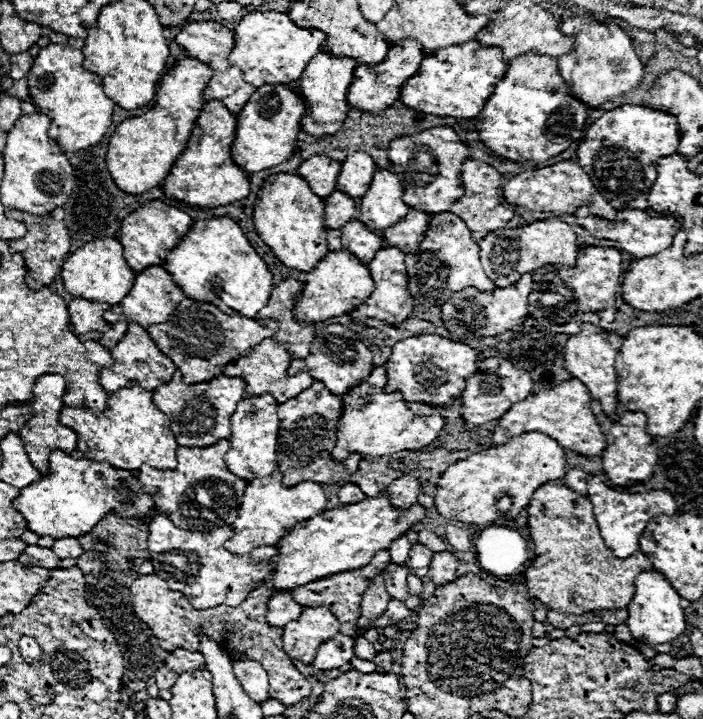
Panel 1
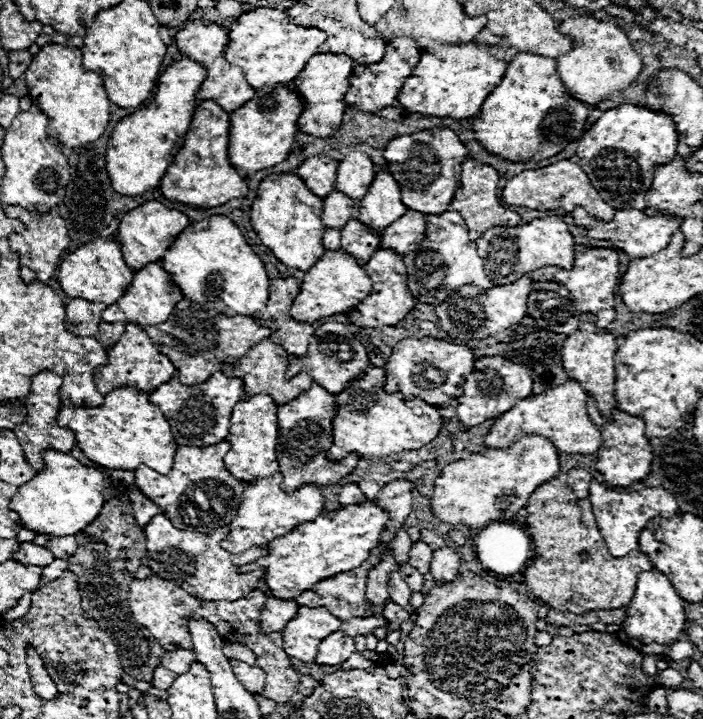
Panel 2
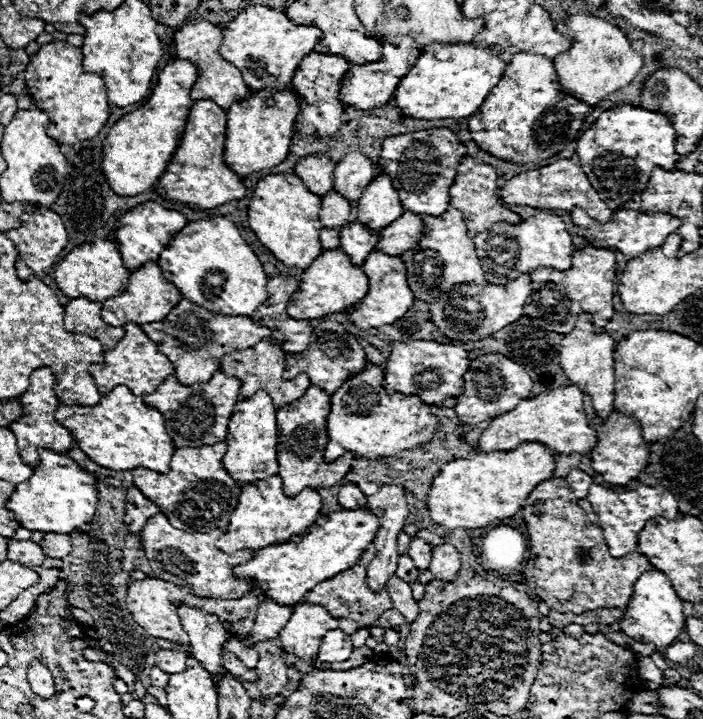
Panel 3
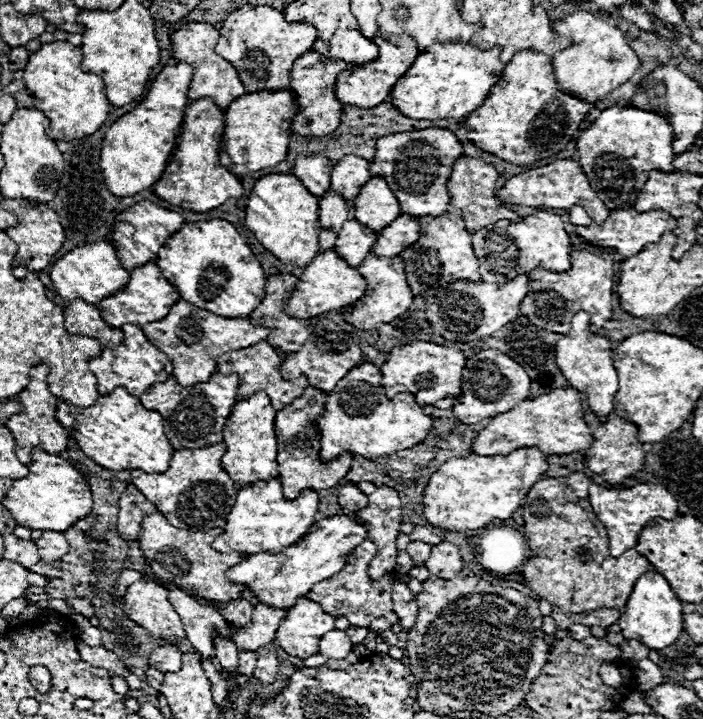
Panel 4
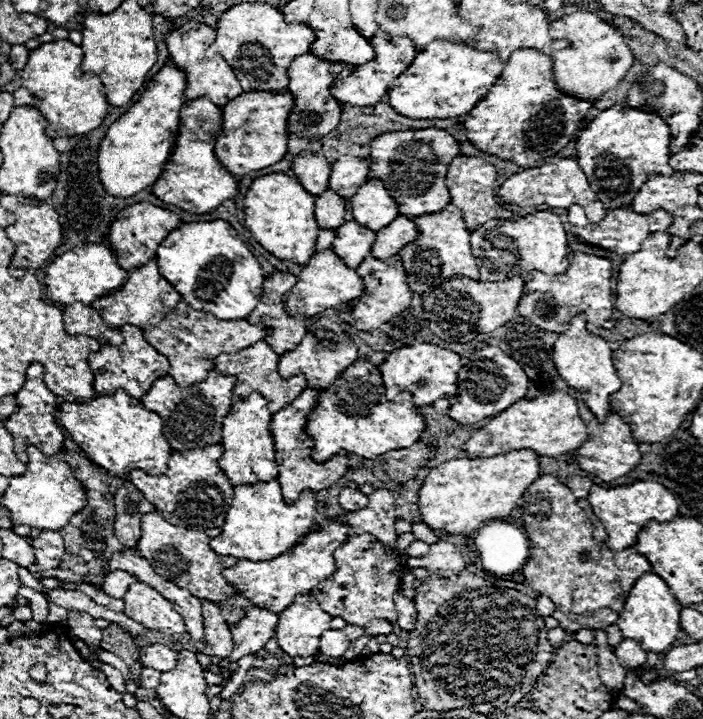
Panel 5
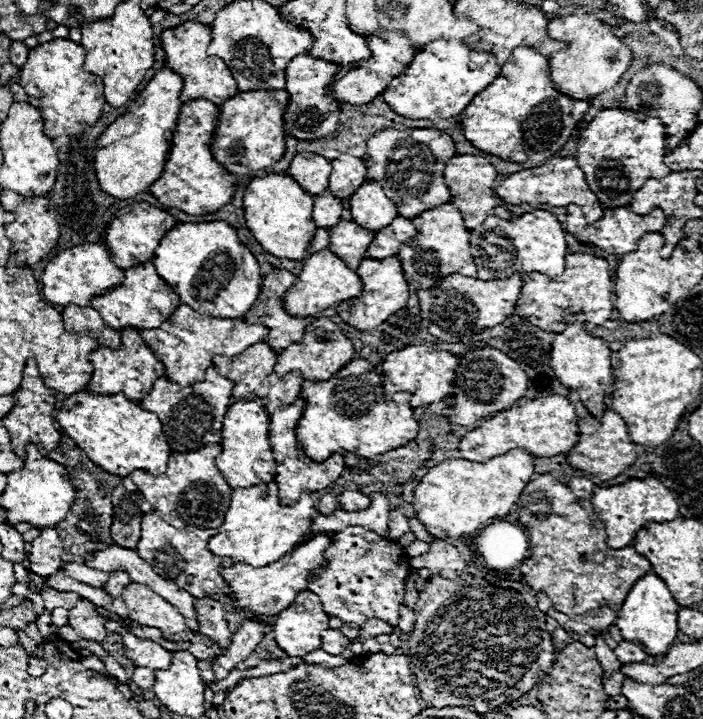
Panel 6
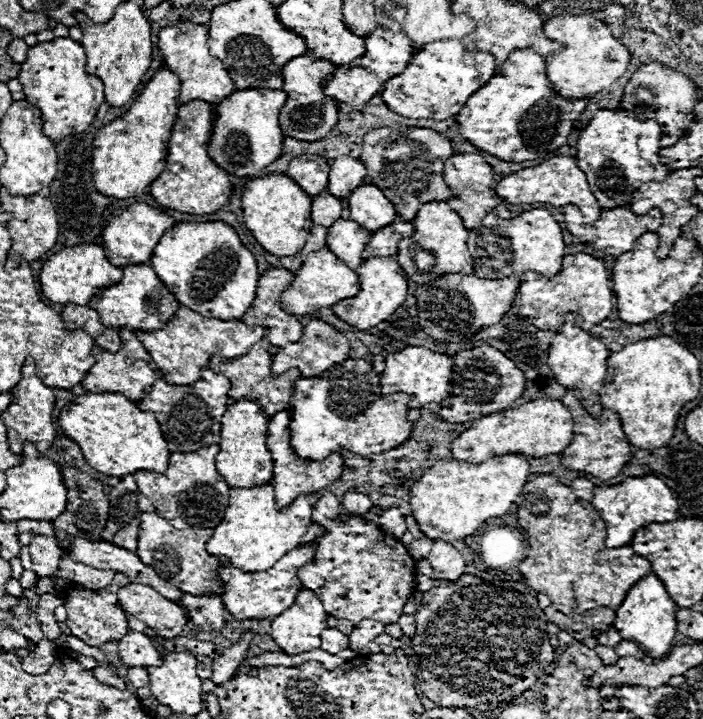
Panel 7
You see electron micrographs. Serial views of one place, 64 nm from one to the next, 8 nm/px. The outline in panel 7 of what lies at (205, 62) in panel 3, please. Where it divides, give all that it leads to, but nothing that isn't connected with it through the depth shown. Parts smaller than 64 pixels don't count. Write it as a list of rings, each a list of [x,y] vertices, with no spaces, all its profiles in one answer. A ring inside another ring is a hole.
[[[192,22],[166,26],[158,34],[158,48],[164,56],[164,64],[170,72],[174,72],[180,78],[180,96],[178,96],[180,104],[186,104],[190,100],[204,100],[210,104],[218,104],[222,98],[230,96],[236,90],[224,64],[210,54],[206,40],[208,40],[206,28],[202,24]]]

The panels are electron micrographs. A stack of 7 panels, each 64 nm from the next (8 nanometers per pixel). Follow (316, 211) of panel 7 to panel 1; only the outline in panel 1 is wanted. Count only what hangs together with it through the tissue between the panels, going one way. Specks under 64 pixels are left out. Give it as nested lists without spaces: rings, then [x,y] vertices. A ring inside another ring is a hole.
[[[334,190],[330,196],[324,198],[324,224],[328,228],[340,230],[346,222],[354,218],[354,212],[356,212],[356,202],[344,192]]]

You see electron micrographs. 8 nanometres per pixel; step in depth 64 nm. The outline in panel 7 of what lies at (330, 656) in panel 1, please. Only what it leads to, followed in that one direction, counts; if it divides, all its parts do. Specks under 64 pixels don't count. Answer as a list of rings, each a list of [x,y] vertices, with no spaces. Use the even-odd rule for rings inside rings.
[[[326,628],[322,632],[322,644],[320,644],[320,648],[326,650],[326,652],[330,652],[330,654],[338,654],[344,648],[348,648],[348,636],[344,636],[336,628]]]

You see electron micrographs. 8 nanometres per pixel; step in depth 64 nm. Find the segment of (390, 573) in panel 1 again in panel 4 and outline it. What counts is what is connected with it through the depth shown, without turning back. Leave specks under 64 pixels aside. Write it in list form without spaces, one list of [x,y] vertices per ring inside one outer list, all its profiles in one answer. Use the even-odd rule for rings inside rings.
[[[396,578],[396,584],[392,586],[392,600],[394,600],[394,608],[396,608],[396,616],[398,616],[398,624],[402,628],[412,628],[418,616],[418,606],[416,606],[416,598],[410,592],[410,588]]]

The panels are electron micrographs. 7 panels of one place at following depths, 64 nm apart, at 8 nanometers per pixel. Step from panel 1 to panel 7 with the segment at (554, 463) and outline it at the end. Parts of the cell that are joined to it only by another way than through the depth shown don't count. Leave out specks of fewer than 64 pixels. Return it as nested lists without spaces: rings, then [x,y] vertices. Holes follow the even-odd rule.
[[[522,454],[494,456],[482,464],[466,464],[458,460],[436,462],[426,468],[422,478],[410,488],[410,508],[422,534],[430,540],[454,542],[478,534],[488,518],[508,512],[516,496],[520,496],[530,476],[528,458]]]

